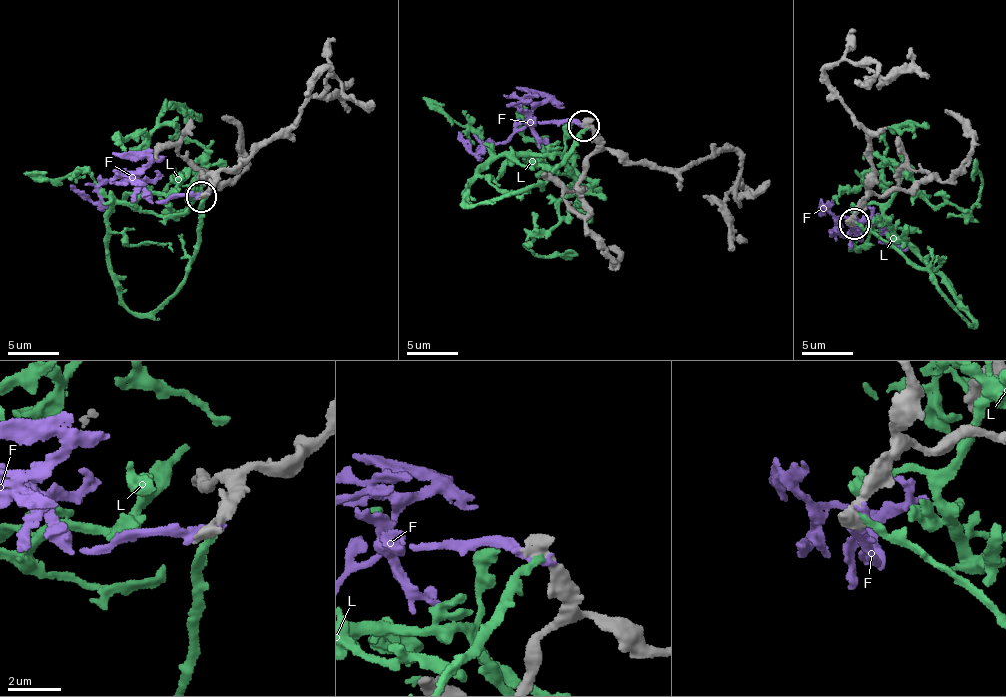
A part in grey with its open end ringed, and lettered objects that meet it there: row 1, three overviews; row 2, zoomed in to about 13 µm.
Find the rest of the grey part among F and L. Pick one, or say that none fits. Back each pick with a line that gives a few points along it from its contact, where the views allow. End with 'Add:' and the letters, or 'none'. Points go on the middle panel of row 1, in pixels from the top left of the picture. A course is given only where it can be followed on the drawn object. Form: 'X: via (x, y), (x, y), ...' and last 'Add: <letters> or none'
Add: none

